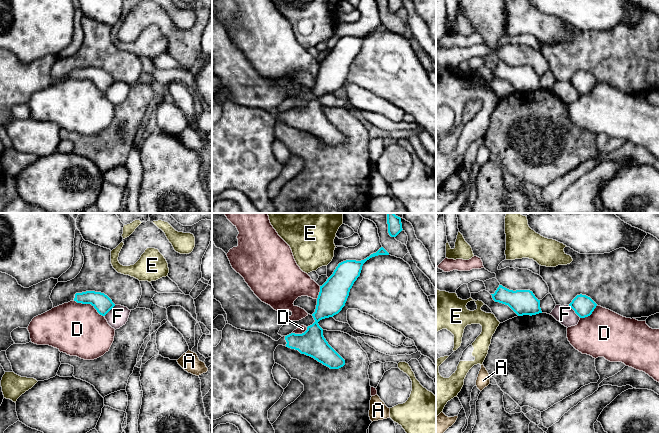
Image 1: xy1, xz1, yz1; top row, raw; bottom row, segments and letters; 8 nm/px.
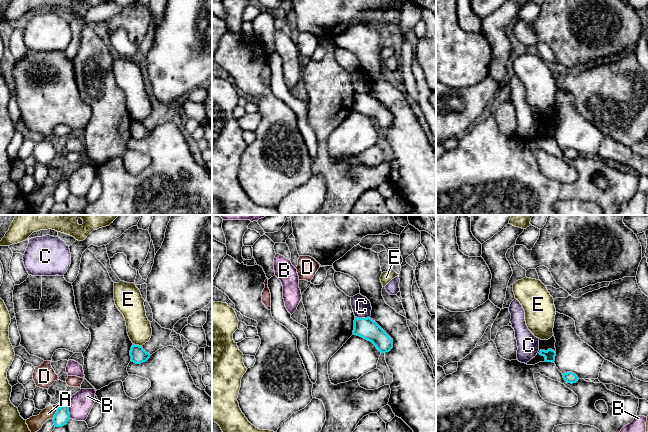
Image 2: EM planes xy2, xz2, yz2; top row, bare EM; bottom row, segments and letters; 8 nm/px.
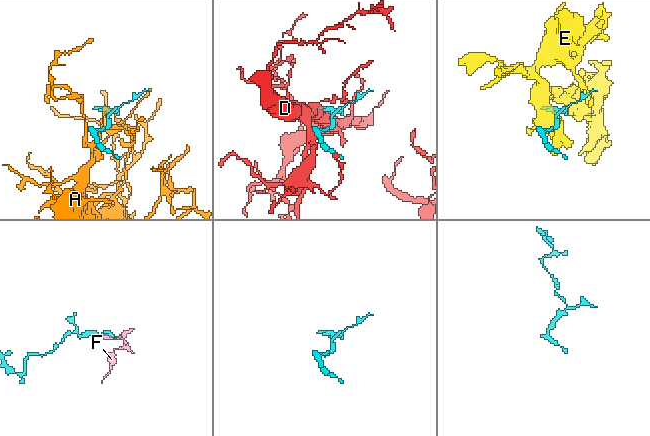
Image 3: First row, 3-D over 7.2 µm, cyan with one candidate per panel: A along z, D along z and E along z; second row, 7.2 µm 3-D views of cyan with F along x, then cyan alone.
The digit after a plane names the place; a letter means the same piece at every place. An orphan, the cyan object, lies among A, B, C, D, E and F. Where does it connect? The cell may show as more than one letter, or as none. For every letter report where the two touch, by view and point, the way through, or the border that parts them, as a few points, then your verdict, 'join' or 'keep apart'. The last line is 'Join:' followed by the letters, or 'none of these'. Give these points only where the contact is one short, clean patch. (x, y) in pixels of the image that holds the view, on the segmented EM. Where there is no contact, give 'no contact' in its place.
A: xy2 (55, 414) | keep apart
B: xy2 (68, 411) | keep apart
C: xz2 (362, 318) | along xz2 (355, 316), (369, 317) | keep apart
D: xy1 (88, 303) | keep apart
E: xy2 (137, 345) | keep apart
F: yz1 (574, 310) | keep apart
Join: none of these

